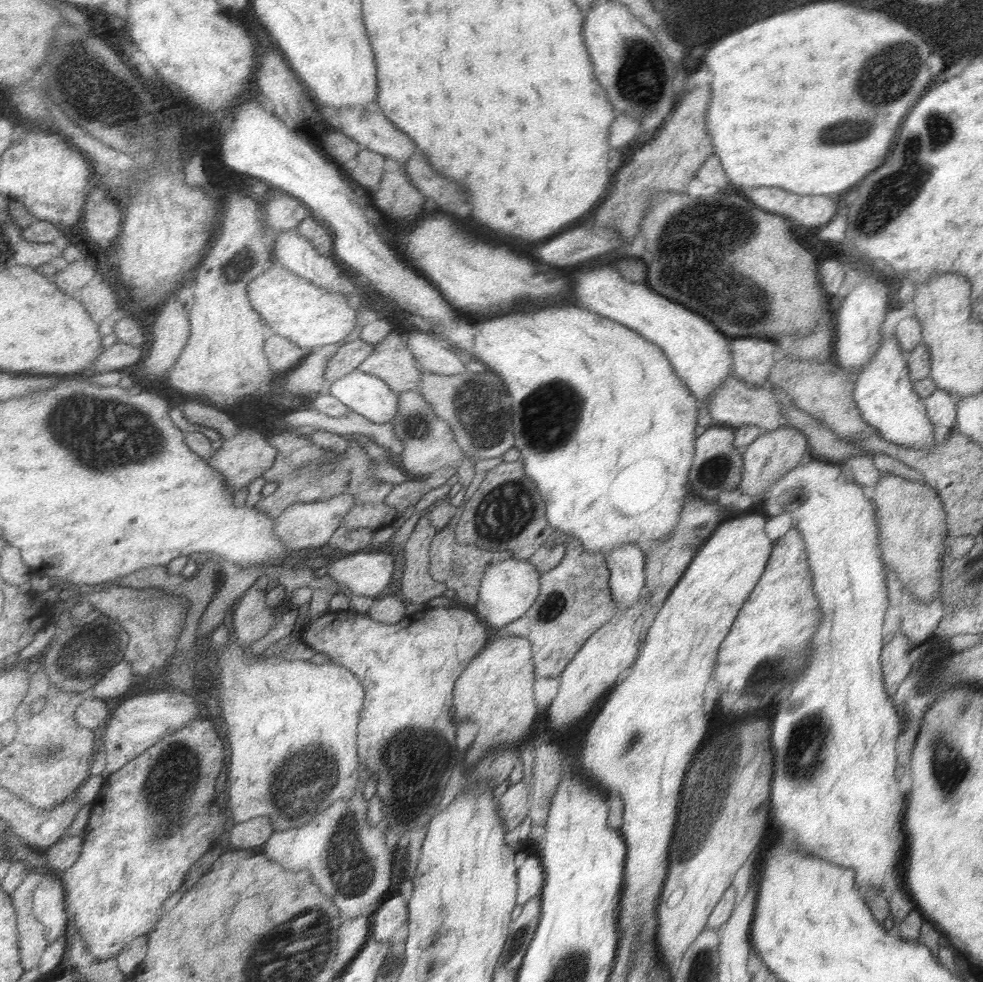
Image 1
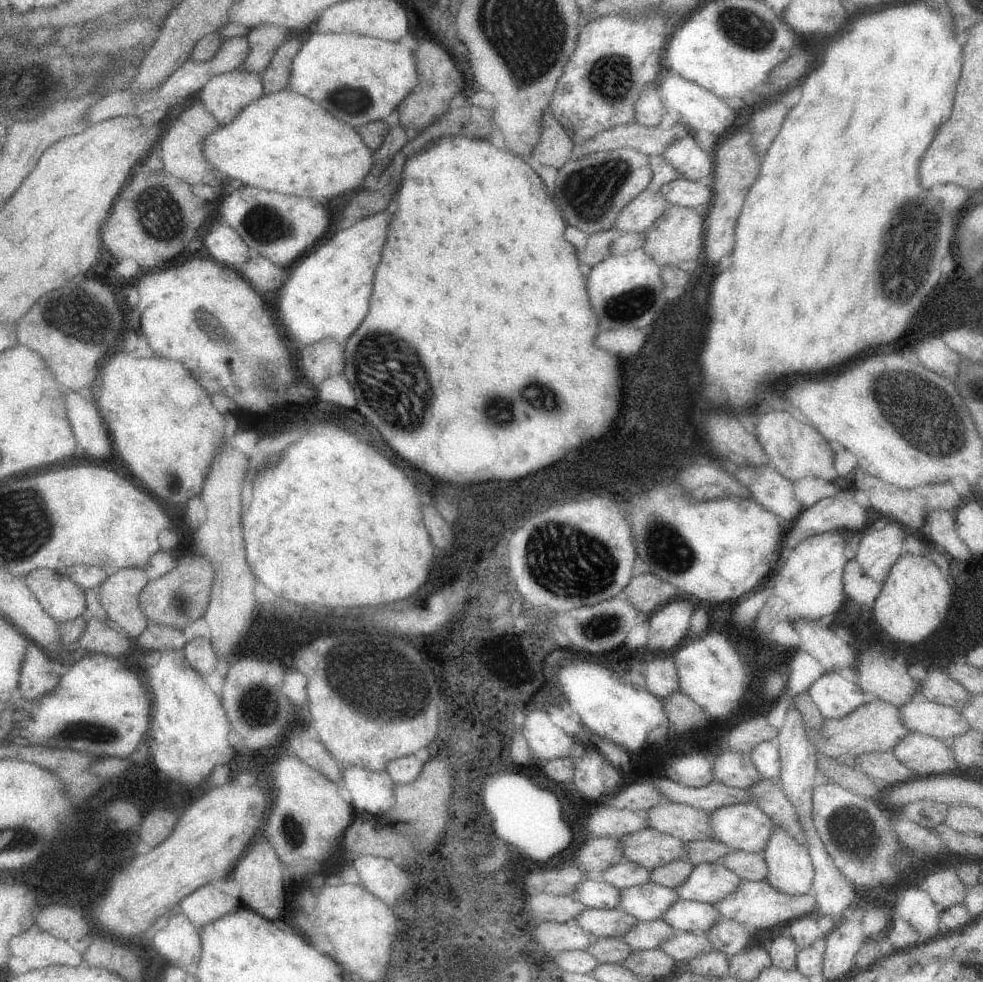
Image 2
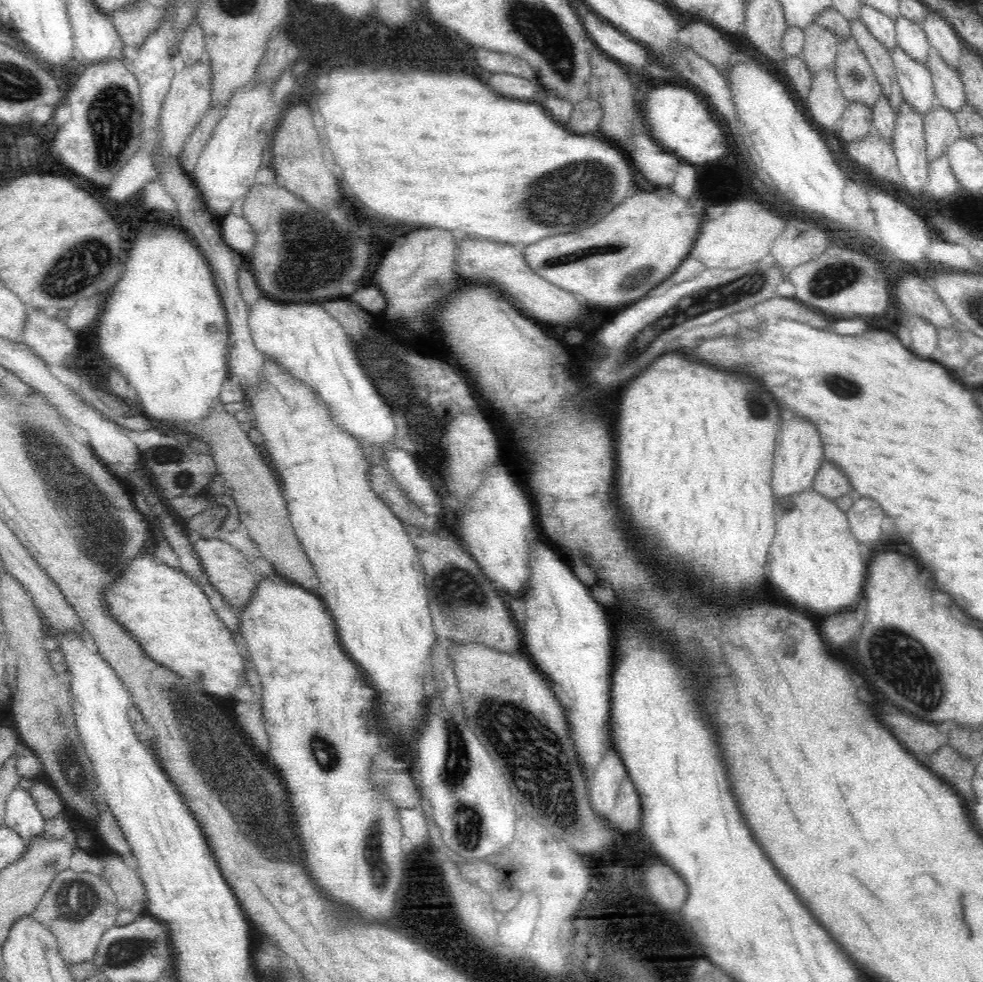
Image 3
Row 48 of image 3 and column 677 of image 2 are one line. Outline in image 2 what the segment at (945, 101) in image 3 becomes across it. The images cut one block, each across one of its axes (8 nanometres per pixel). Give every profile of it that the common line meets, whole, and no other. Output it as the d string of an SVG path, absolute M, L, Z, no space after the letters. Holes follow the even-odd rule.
M663 920L639 922L639 926L625 936L625 942L633 946L637 952L649 952L649 950L657 950L665 940L671 940L673 936L679 936L679 934L681 930L675 930Z

